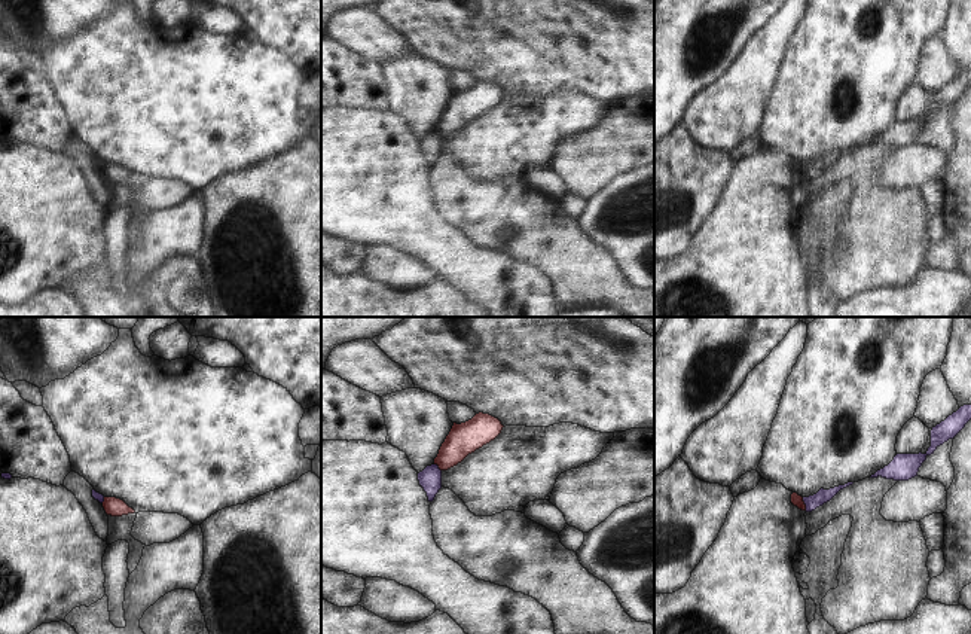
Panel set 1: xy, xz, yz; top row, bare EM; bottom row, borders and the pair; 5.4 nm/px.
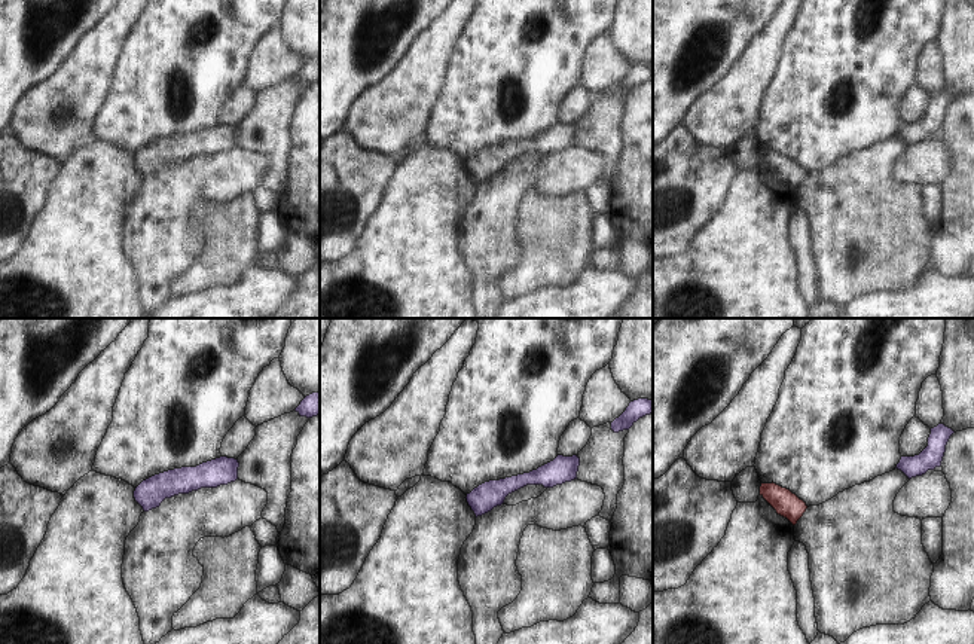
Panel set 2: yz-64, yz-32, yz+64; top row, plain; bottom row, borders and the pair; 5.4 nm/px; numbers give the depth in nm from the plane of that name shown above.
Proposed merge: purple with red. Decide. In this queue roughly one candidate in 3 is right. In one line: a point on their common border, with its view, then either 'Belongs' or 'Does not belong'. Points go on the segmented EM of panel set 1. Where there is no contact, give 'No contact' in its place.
Touches purple at yz (805, 503). Does not belong.

